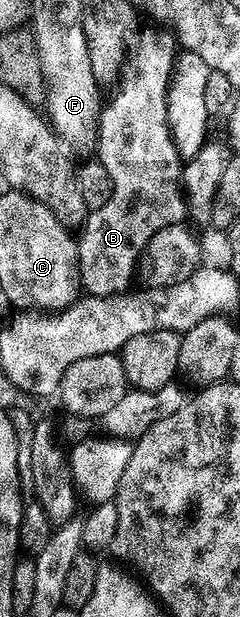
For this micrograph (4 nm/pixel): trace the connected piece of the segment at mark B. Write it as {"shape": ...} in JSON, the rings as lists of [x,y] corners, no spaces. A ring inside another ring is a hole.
{"shape":[[[151,27],[130,42],[123,72],[114,86],[111,102],[99,110],[99,129],[95,138],[97,160],[111,180],[111,194],[100,209],[91,209],[77,233],[77,276],[84,294],[93,297],[113,297],[122,294],[130,283],[130,273],[136,268],[143,249],[167,225],[184,220],[184,200],[181,198],[181,158],[171,140],[167,123],[167,91],[177,56],[177,42],[168,30]]]}

